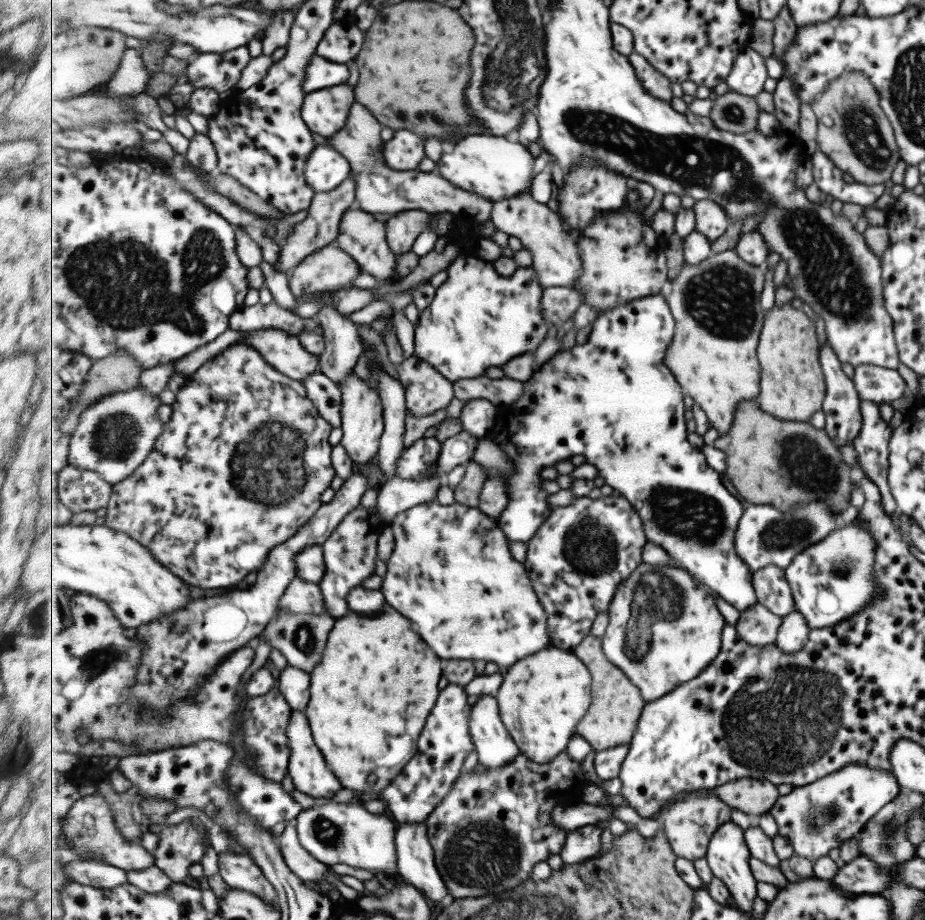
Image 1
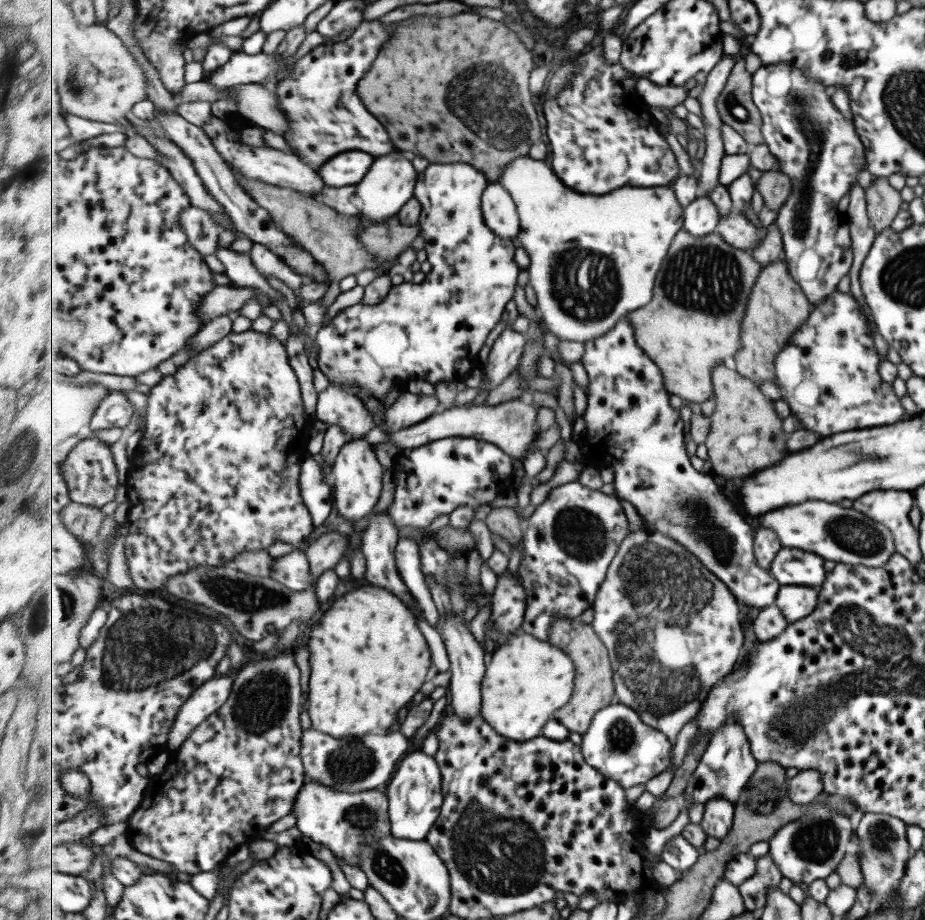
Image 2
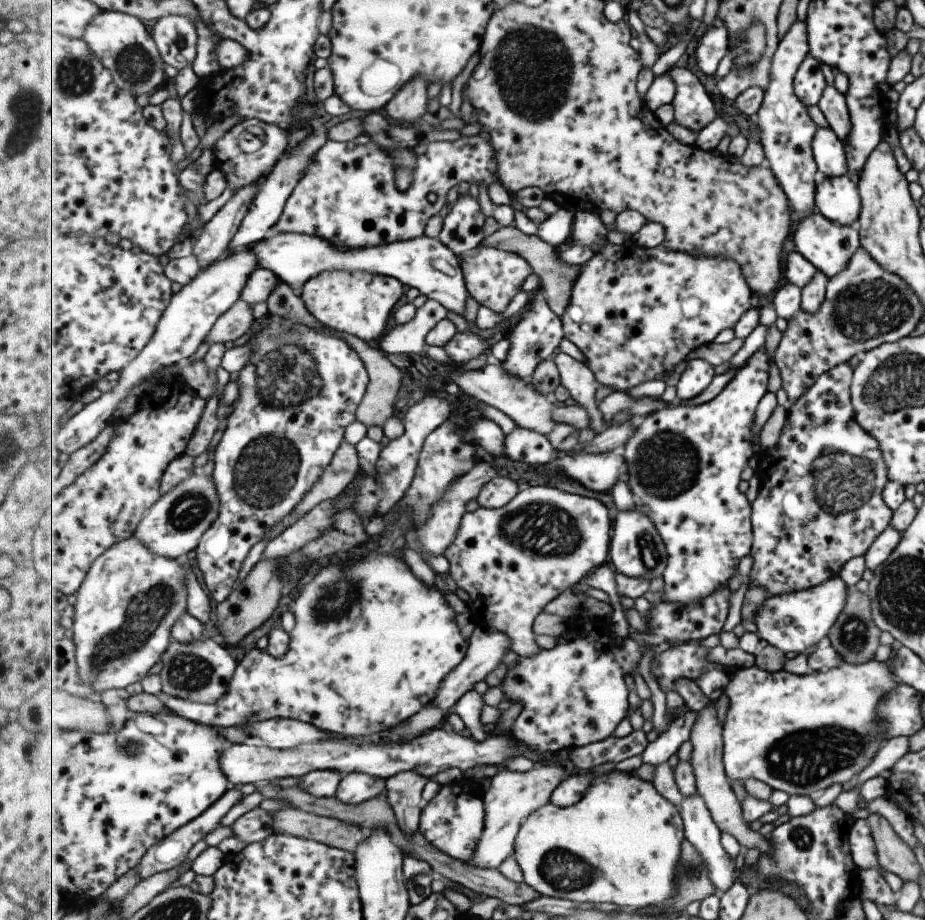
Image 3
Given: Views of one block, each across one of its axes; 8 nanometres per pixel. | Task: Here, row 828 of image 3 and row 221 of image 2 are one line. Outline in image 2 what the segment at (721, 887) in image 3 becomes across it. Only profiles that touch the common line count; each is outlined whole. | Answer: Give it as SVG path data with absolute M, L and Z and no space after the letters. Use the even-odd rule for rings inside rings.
M697 198L685 210L684 228L691 236L703 238L716 233L721 219L717 206L710 198Z

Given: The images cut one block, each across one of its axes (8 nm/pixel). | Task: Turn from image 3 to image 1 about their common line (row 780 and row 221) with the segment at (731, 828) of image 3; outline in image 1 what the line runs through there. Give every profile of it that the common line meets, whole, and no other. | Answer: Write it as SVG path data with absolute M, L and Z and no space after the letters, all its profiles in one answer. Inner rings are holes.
M699 200L694 204L693 210L696 216L696 229L701 232L709 241L715 242L722 238L730 225L730 218L727 212L711 200Z

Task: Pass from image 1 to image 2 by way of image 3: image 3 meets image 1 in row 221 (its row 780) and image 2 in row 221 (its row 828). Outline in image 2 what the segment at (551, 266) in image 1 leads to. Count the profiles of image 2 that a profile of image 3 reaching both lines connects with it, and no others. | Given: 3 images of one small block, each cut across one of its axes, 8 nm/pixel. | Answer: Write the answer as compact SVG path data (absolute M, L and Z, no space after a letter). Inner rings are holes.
M493 182L483 193L483 217L492 232L507 238L517 240L522 232L522 219L511 193L505 190L503 184Z

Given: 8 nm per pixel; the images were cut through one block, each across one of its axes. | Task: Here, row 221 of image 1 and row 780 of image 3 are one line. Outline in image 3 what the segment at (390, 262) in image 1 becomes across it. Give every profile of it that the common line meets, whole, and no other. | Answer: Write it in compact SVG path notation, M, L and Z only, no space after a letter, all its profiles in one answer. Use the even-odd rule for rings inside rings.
M350 773L343 776L336 798L345 804L362 804L385 793L385 782L366 773Z

